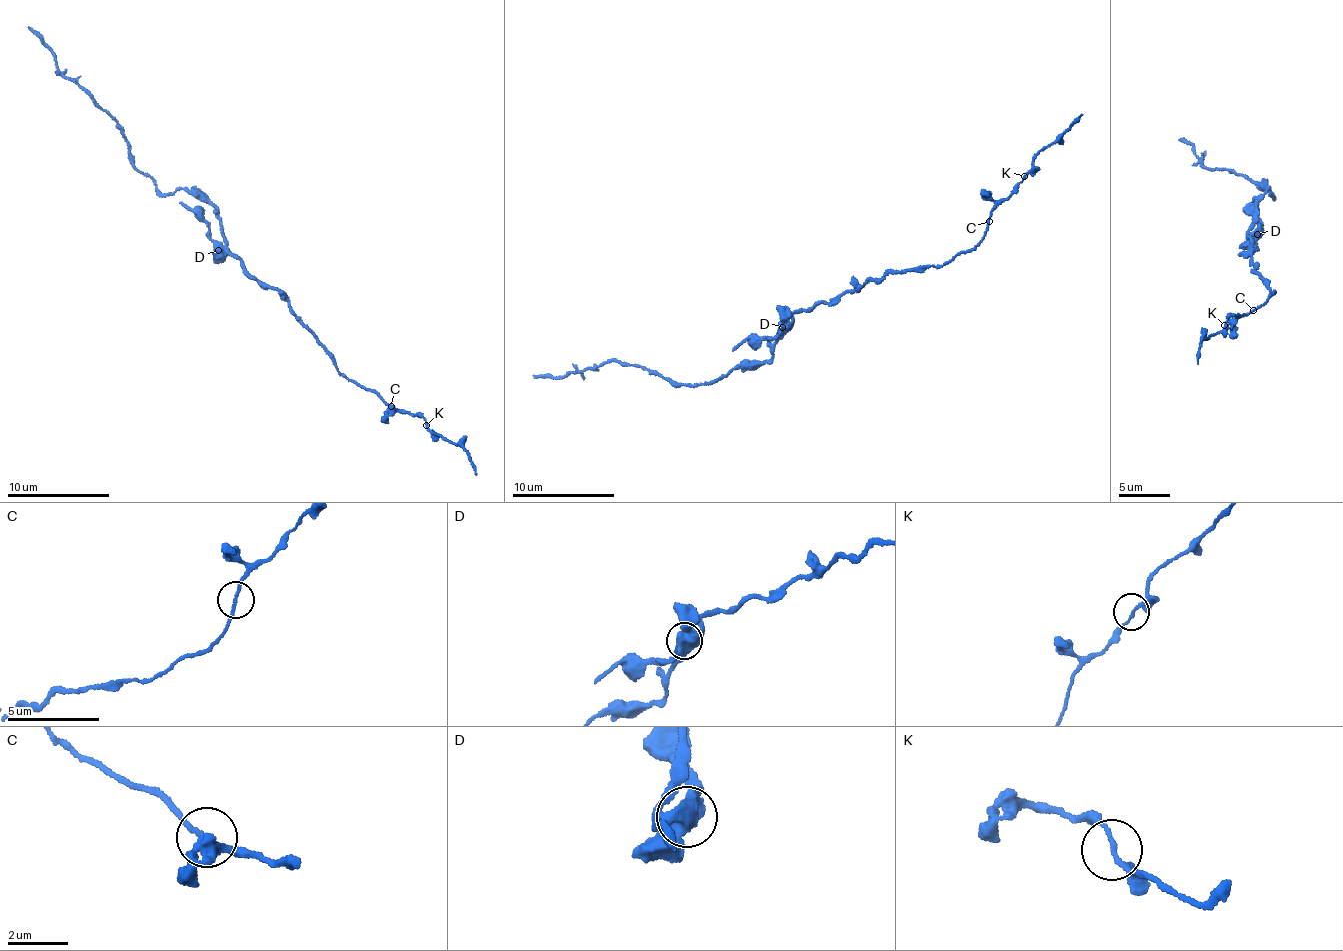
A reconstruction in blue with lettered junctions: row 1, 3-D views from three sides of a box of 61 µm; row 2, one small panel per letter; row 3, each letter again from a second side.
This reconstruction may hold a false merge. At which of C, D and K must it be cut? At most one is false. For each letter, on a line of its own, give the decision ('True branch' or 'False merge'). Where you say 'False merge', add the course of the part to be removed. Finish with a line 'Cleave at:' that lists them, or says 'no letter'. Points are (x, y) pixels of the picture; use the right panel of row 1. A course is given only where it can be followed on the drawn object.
C: True branch
D: False merge. Course of the part to remove: (1257, 234), (1260, 219), (1248, 212), (1252, 207)
K: True branch
Cleave at: D

